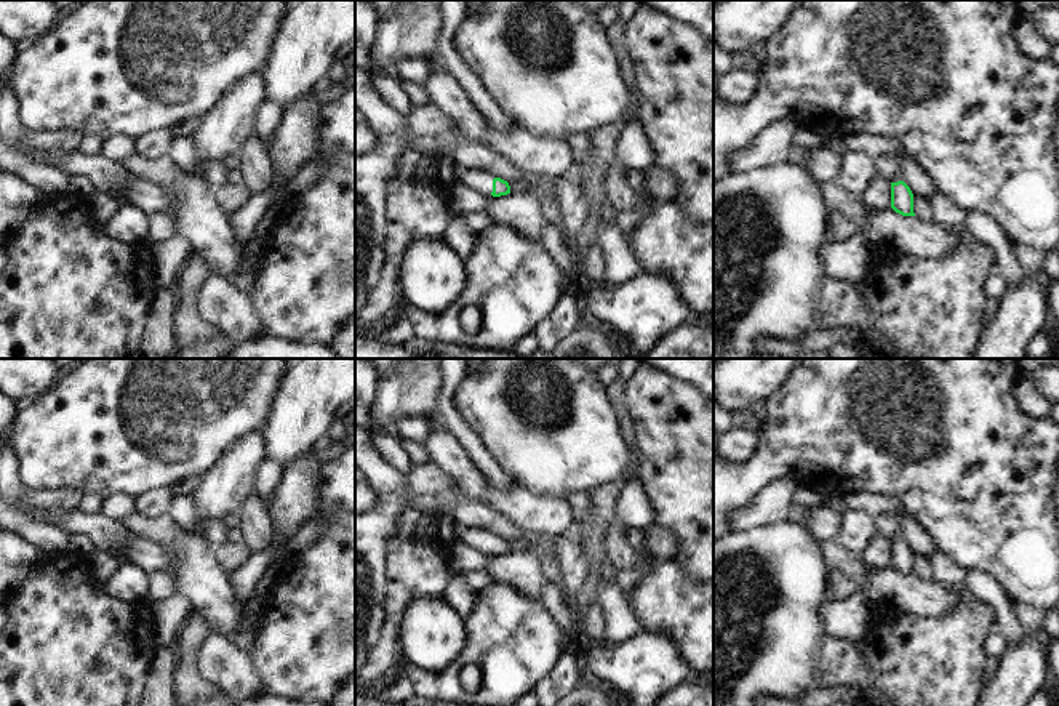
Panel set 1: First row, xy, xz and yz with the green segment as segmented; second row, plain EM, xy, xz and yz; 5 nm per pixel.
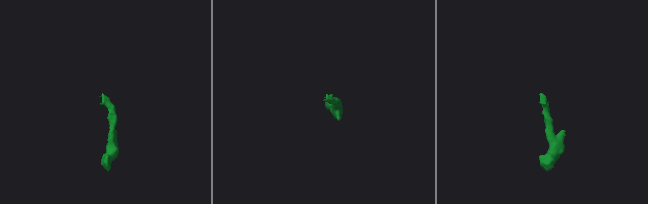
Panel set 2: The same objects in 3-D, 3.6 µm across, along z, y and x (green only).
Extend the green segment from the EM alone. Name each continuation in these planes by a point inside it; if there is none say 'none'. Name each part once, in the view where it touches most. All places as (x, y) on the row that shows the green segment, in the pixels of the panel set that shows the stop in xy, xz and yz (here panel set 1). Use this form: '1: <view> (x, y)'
none.

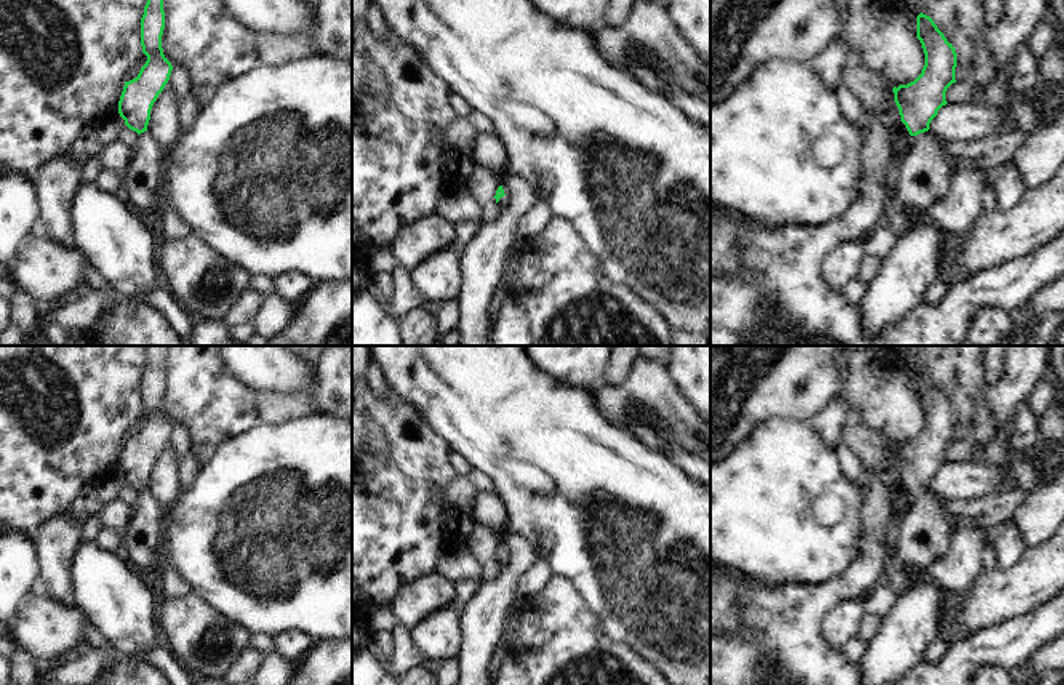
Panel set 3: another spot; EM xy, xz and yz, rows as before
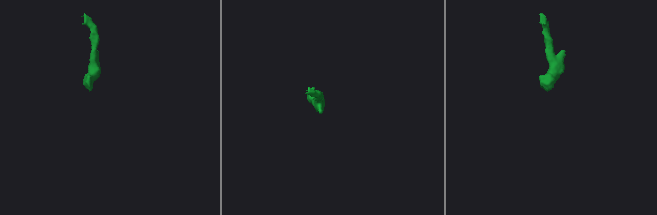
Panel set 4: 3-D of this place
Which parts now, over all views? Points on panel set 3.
1: yz (925, 178).

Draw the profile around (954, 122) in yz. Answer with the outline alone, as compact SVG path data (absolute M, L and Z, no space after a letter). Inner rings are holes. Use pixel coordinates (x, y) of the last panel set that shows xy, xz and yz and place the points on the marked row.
M946 104L930 123L930 131L942 141L965 141L1002 134L1000 115L982 106Z

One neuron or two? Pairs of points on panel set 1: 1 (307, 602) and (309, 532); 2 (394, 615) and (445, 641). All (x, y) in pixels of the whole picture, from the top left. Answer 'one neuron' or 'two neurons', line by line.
1: two neurons
2: two neurons

